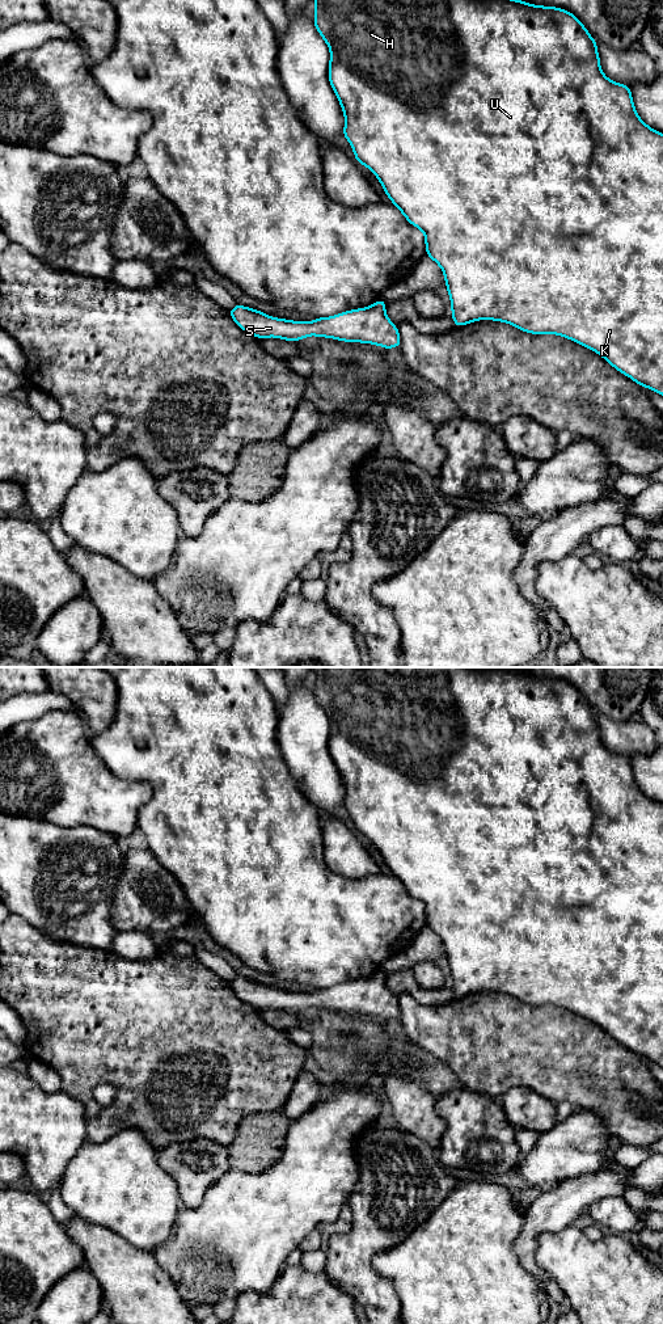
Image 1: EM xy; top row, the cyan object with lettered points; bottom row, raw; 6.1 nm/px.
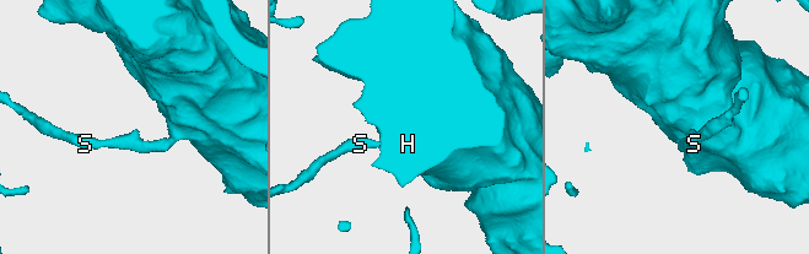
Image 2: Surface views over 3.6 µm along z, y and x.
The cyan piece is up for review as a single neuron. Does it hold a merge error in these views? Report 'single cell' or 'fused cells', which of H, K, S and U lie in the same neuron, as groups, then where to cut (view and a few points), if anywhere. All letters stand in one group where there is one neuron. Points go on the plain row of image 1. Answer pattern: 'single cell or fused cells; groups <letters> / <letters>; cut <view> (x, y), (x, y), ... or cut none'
single cell; groups H K S U; cut none

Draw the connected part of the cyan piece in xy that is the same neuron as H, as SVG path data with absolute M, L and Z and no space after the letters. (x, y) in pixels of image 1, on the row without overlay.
M313 667L314 699L330 721L329 754L345 785L343 808L349 811L355 831L366 836L380 852L390 873L406 891L425 905L426 927L444 944L455 998L478 991L502 992L531 1005L556 1005L566 1008L603 1028L618 1043L641 1058L663 1067L663 805L649 798L637 785L630 758L609 751L601 742L597 713L584 696L569 682L556 678L532 676L506 667Z

